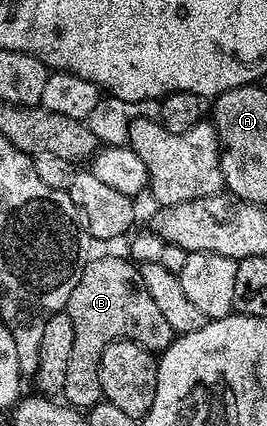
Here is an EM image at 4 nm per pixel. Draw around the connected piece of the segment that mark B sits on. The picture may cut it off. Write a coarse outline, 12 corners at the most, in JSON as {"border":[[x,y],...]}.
{"border":[[84,261],[65,307],[73,352],[62,397],[103,398],[110,342],[162,352],[177,337],[139,266]]}

